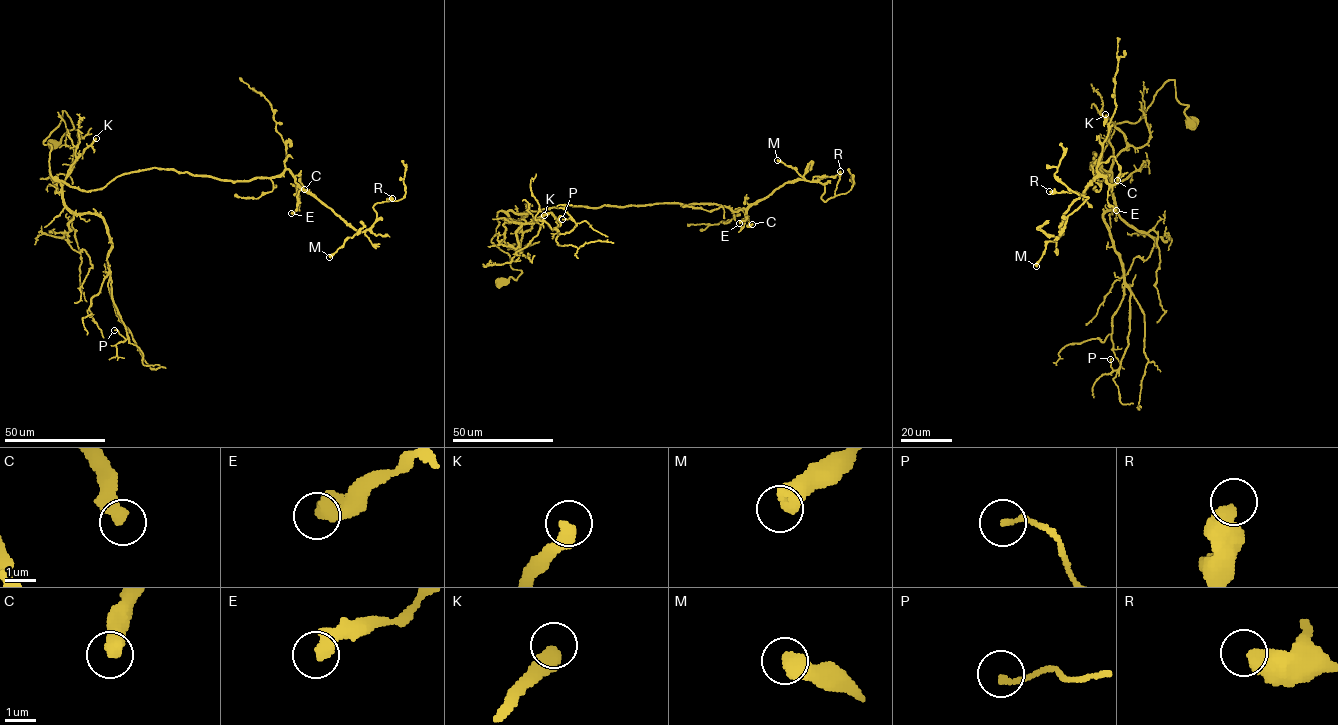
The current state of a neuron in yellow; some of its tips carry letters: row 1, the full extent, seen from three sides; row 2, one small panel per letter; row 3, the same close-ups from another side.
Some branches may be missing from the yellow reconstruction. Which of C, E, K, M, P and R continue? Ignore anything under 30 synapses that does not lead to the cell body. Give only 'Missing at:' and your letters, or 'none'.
Missing at: K

